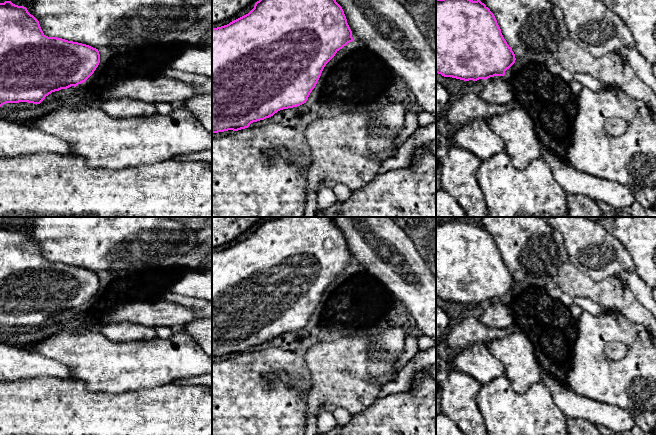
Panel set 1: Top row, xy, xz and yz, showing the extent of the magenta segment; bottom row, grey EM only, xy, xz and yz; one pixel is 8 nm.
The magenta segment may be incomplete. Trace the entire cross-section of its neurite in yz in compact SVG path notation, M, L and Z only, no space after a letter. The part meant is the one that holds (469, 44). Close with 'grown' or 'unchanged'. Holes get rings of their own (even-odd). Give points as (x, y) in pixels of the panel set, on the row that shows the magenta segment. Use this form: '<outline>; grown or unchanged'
M436 0L436 73L444 77L452 77L464 81L486 80L494 76L504 76L505 71L515 63L515 60L515 54L504 39L494 14L484 3L480 0Z; unchanged

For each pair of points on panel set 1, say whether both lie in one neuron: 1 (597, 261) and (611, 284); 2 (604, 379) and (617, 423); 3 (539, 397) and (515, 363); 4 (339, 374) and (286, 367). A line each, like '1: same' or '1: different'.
1: different
2: different
3: different
4: different

